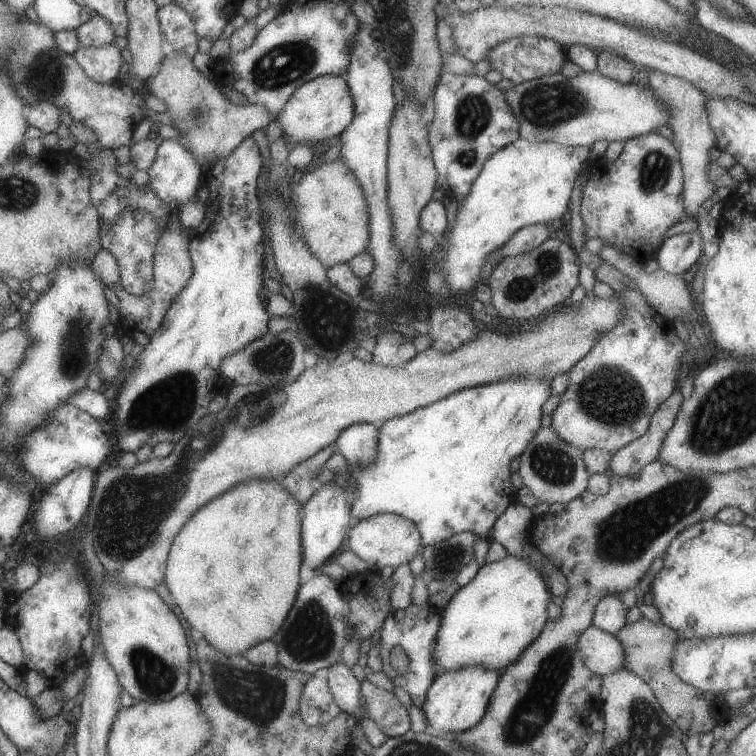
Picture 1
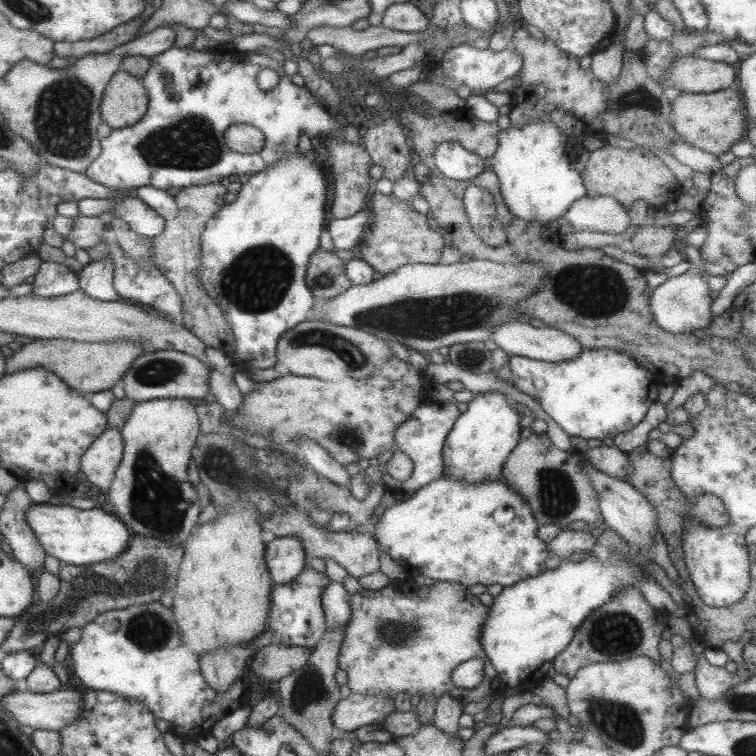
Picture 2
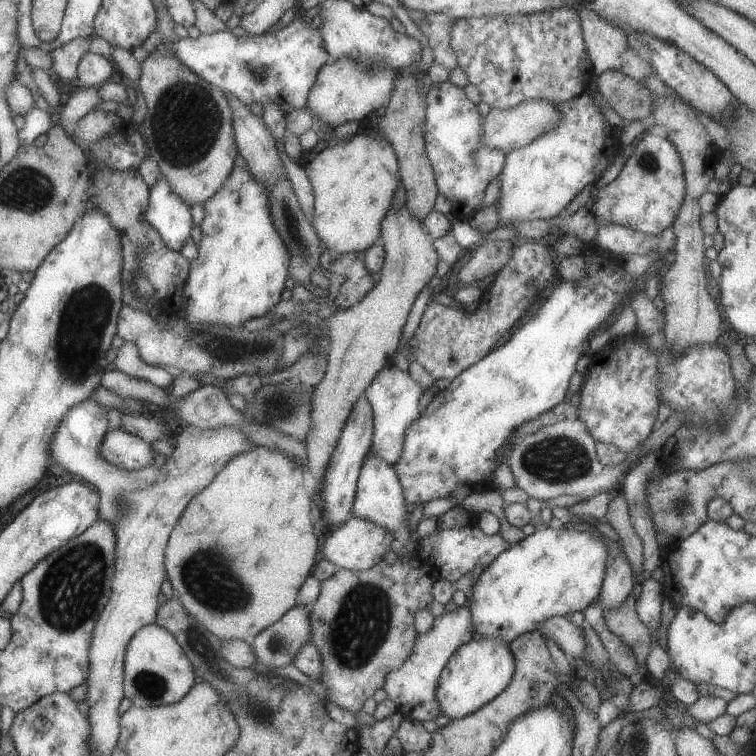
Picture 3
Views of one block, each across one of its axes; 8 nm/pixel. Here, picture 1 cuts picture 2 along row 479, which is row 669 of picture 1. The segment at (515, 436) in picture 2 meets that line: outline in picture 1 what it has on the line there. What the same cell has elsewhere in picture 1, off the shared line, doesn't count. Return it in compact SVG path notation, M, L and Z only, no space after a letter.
M466 666L437 676L428 688L426 700L422 704L429 727L439 730L440 735L458 734L474 728L486 714L494 689L498 686L500 673L486 670L482 666Z

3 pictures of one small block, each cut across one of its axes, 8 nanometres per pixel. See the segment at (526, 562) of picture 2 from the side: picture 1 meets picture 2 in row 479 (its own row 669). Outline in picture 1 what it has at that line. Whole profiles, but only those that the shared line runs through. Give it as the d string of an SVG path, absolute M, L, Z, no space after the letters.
M508 555L504 560L484 564L478 569L476 576L460 588L451 598L444 610L440 611L442 622L434 644L434 662L438 666L436 676L442 676L450 670L466 668L466 666L482 666L486 670L503 672L506 666L514 664L522 656L522 652L540 636L548 617L548 602L553 598L546 578L538 568L528 564L526 560Z

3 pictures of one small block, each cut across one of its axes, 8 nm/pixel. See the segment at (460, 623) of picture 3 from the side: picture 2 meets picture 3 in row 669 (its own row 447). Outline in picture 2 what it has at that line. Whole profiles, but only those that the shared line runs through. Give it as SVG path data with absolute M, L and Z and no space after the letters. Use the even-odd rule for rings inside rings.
M433 400L418 406L414 410L414 414L398 426L396 432L394 432L394 448L390 448L386 453L380 453L378 456L378 468L388 489L406 491L413 495L418 489L443 476L444 457L442 457L442 448L460 415L461 412L456 406L456 402ZM396 450L406 453L414 462L413 472L408 480L396 480L388 474L388 461Z

